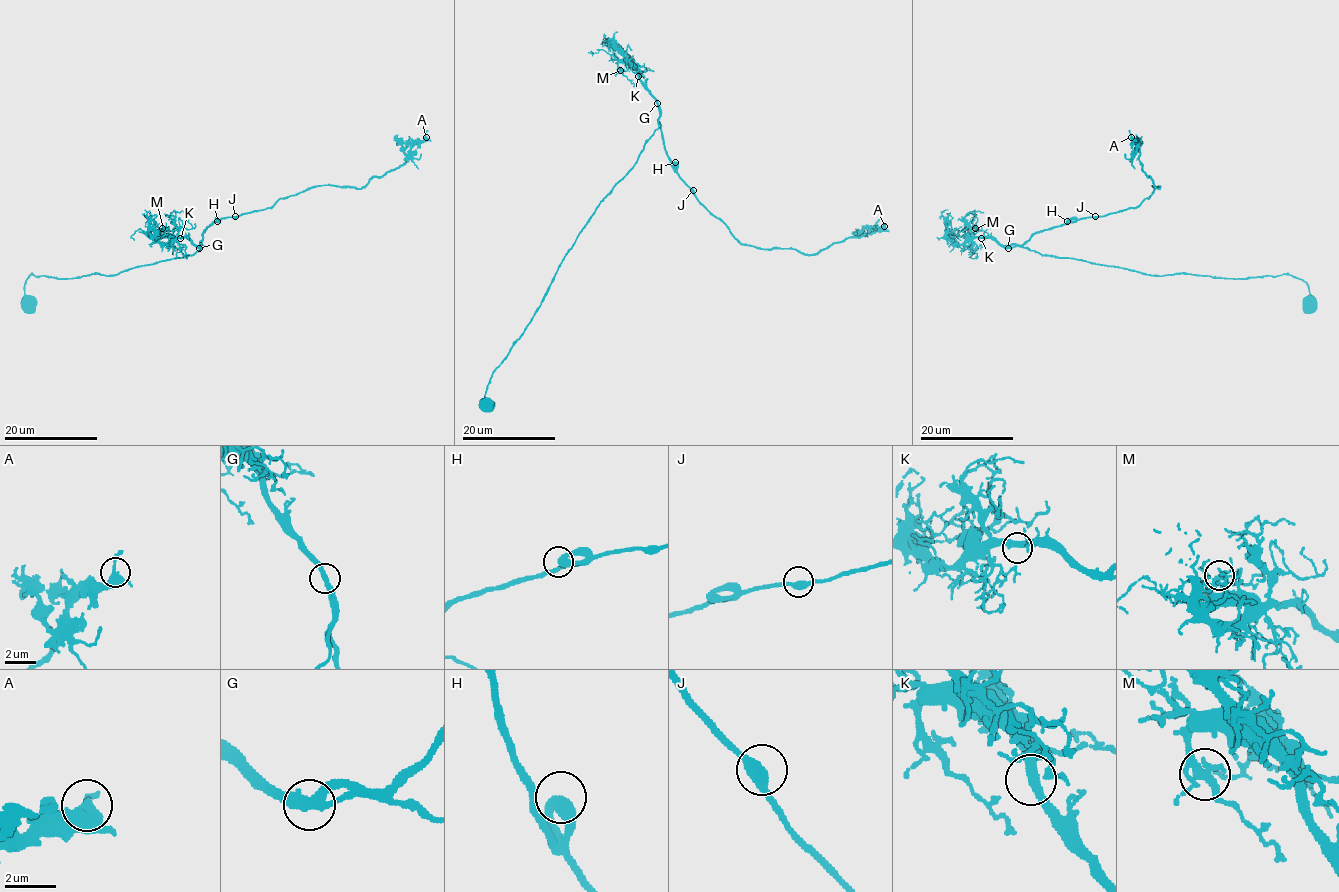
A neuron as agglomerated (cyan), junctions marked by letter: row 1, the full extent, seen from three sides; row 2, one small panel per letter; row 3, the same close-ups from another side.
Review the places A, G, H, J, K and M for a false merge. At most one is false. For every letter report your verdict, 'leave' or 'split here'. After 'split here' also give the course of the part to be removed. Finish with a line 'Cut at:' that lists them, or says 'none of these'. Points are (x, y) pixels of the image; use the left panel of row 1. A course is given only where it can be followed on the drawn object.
A: leave
G: leave
H: leave
J: leave
K: leave
M: leave
Cut at: none of these

